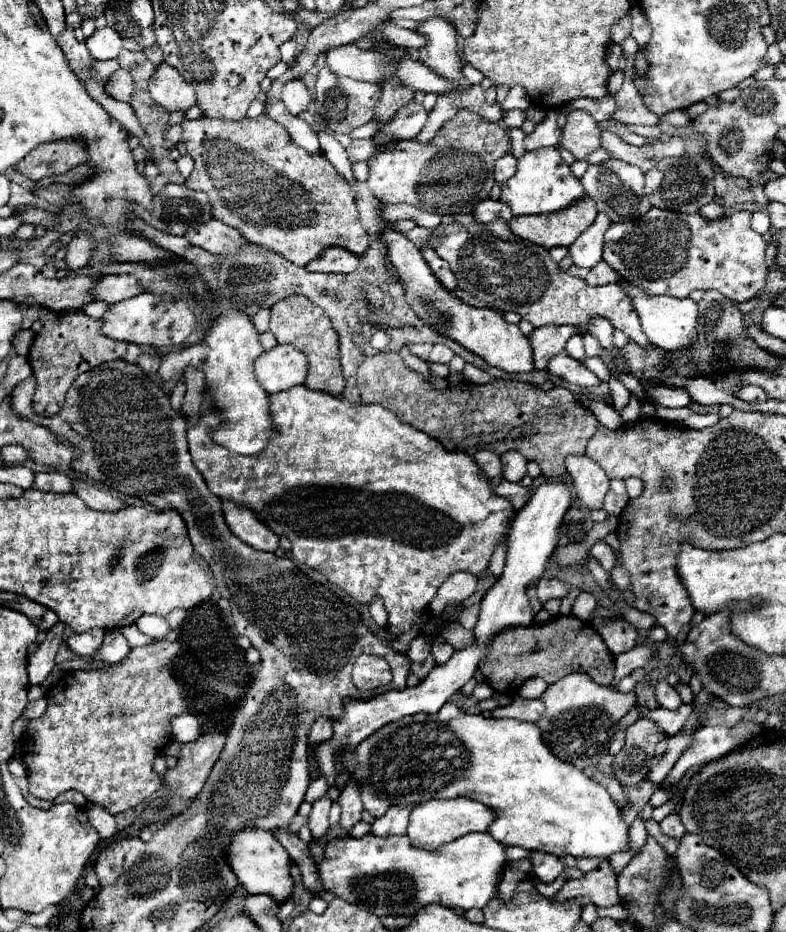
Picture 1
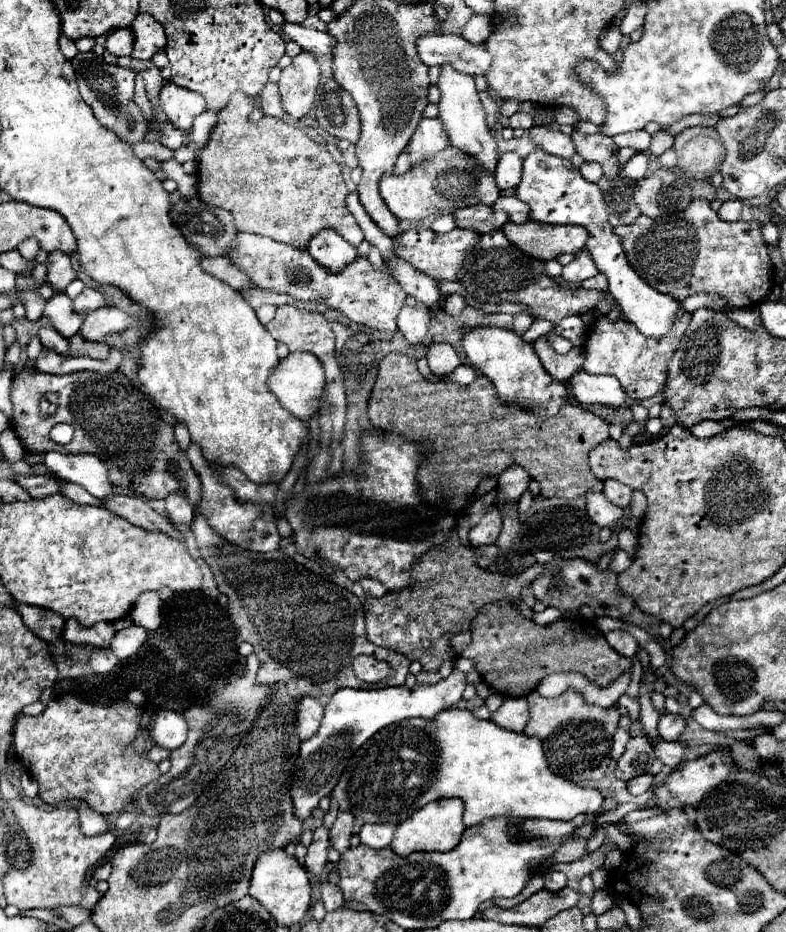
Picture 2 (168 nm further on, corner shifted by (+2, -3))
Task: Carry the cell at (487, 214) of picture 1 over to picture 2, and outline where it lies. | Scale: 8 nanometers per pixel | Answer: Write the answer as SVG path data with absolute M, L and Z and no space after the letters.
M499 197L493 207L503 209L513 223L527 223L529 221L529 205L525 205L517 197Z

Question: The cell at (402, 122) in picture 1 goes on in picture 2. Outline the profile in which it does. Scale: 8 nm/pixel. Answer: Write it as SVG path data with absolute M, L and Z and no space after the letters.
M423 117L409 141L409 149L415 155L423 155L423 161L427 161L431 159L433 153L445 147L449 147L449 135L445 133L445 127L441 125L441 121L437 117L435 119Z

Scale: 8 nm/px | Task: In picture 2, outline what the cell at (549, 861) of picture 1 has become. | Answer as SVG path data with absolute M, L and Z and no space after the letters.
M547 871L543 875L543 881L545 881L545 889L549 889L551 893L557 893L567 885L567 877L559 871Z

